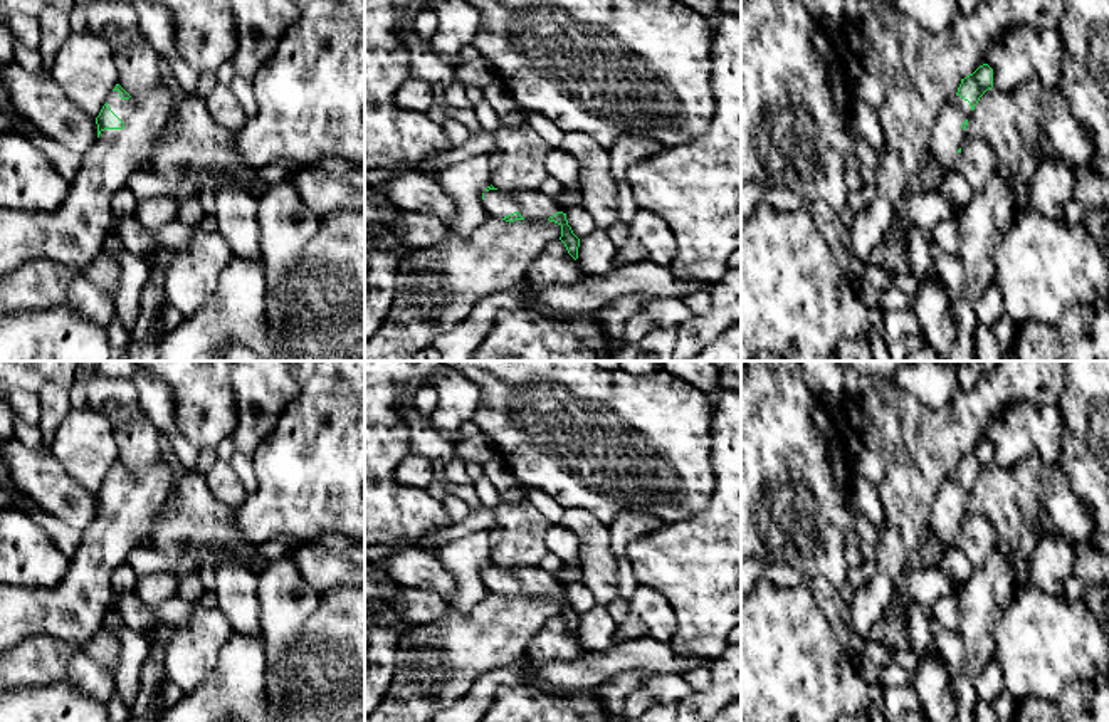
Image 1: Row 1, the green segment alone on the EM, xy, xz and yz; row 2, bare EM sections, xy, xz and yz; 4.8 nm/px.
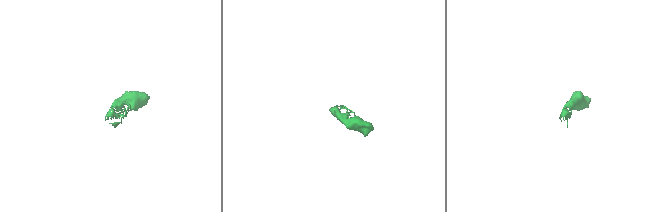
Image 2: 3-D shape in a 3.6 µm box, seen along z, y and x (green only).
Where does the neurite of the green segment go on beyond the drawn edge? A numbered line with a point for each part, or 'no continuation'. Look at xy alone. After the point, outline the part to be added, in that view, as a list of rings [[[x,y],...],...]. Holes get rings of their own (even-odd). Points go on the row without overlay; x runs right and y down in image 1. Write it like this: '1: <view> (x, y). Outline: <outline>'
1: xy (73, 612). Outline: [[[161,458],[129,475],[113,467],[106,479],[124,504],[101,507],[82,532],[57,586],[20,588],[0,583],[0,651],[37,635],[50,635],[87,651],[104,625],[113,573],[155,531],[153,519],[171,485],[171,468]]]

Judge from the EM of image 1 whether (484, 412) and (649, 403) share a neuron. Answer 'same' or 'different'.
same

